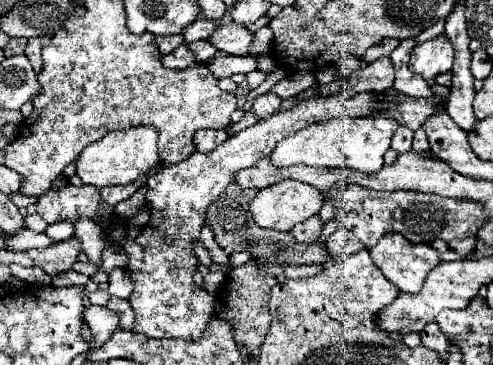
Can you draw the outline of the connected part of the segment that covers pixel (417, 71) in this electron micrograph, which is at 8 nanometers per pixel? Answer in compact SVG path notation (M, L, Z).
M437 36L433 40L421 42L413 48L411 60L409 60L409 70L415 76L421 76L425 80L435 78L437 74L449 72L453 66L453 46L447 38Z

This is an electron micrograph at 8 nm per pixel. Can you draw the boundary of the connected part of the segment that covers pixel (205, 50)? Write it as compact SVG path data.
M197 40L197 42L191 42L189 44L189 48L195 52L195 56L197 56L197 60L199 62L209 62L209 60L213 60L215 56L217 56L217 48L209 42L209 40Z

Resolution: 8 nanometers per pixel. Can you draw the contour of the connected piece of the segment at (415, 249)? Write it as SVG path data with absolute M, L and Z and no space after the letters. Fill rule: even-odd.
M393 232L391 236L383 236L383 240L379 240L379 244L369 250L369 254L375 266L383 272L383 276L391 284L395 284L401 292L409 292L409 294L419 292L425 276L441 262L439 252L431 244L411 244L409 240L399 236L399 232Z

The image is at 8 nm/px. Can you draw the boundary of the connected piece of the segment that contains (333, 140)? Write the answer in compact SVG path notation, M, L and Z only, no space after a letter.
M369 114L361 118L331 118L327 122L311 124L299 134L281 140L271 154L271 164L277 168L287 168L295 164L315 168L351 168L373 174L383 168L383 154L389 150L391 138L397 128L399 122L383 114Z

